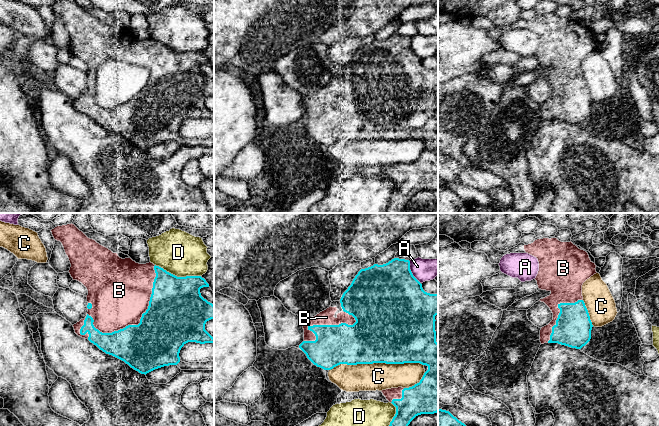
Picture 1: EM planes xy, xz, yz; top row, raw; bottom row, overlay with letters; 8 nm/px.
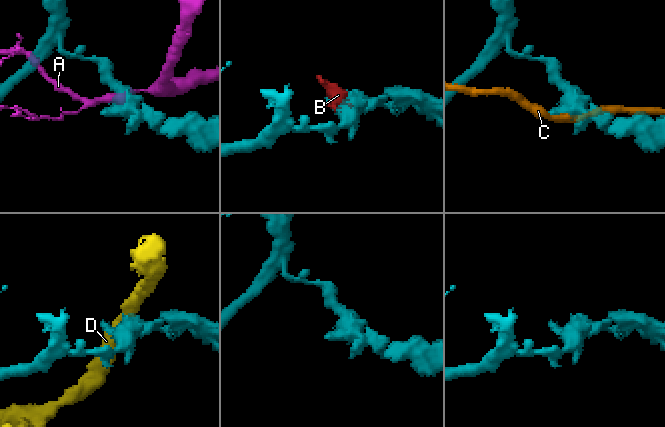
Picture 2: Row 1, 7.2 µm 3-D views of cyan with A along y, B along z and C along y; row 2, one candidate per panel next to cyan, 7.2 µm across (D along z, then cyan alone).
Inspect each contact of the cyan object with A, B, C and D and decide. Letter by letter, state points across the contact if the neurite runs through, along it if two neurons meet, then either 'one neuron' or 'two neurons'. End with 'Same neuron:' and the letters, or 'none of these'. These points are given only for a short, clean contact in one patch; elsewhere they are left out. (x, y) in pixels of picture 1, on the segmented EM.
A: two neurons
B: one neuron
C: two neurons
D: two neurons
Same neuron: B

